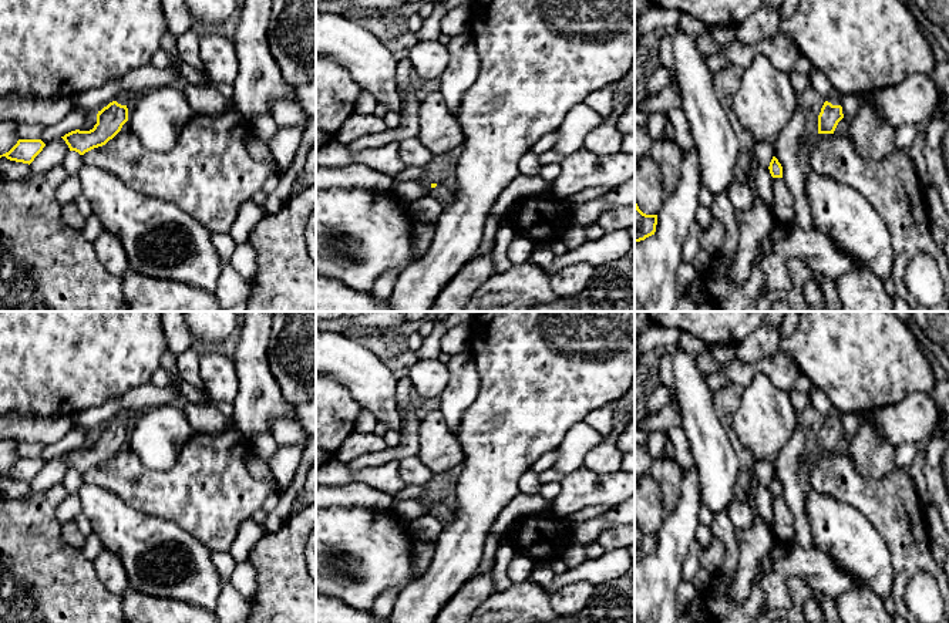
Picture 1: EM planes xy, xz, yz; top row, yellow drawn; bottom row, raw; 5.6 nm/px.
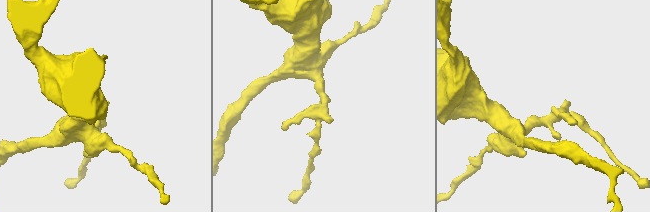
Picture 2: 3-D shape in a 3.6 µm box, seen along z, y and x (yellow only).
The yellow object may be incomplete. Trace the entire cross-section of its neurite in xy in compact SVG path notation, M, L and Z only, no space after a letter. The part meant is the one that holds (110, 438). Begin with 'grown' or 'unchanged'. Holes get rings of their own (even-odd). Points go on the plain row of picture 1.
grown; M122 410L112 421L104 425L97 432L97 442L90 449L71 449L61 455L68 464L70 469L75 469L80 474L105 464L112 458L128 440L127 422L129 417L138 410Z

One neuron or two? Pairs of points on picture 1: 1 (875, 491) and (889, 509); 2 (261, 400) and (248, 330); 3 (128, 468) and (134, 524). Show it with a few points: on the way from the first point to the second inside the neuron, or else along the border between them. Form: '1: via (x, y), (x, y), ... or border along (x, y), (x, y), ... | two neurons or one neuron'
1: via (878, 495), (888, 505) | one neuron
2: via (256, 383), (252, 369), (252, 347) | one neuron
3: border along (104, 490), (115, 494), (131, 507), (164, 519) | two neurons

